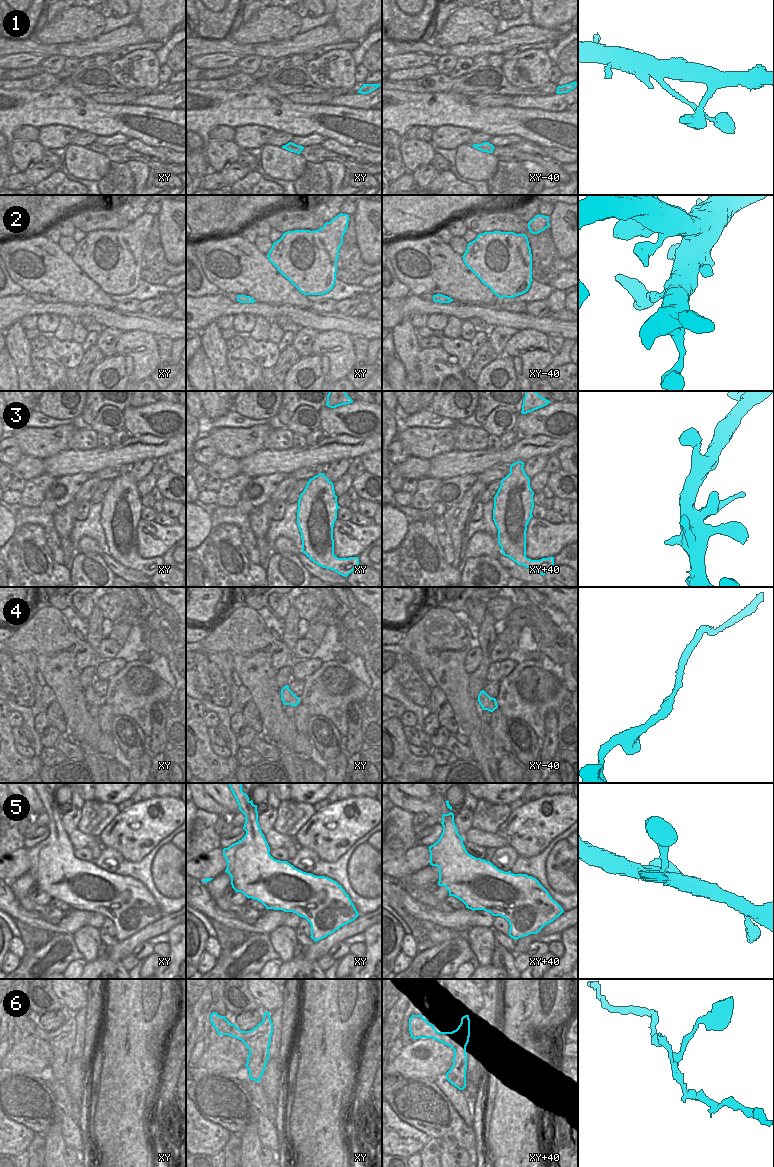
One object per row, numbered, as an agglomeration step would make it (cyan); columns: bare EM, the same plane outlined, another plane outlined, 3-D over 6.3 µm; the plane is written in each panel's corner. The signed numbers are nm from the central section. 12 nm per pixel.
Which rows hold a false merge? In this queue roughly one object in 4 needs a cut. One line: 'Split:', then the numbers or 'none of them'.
Split: none of them

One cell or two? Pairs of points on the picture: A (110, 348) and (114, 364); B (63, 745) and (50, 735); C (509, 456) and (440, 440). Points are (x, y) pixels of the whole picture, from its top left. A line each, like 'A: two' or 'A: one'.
A: two
B: two
C: two

